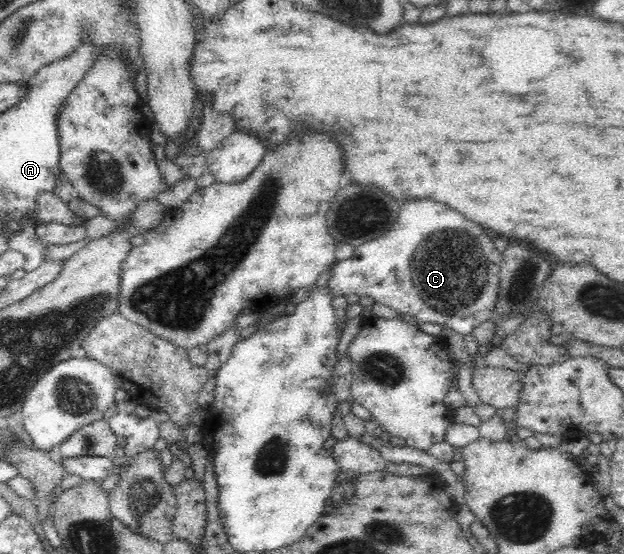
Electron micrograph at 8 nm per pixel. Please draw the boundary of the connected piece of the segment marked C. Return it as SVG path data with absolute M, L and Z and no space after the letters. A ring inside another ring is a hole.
M408 201L402 205L400 217L388 231L375 240L355 246L348 259L331 266L327 288L332 298L350 293L358 297L367 295L375 304L388 306L401 316L411 315L420 323L438 323L470 337L475 327L495 315L501 263L502 253L496 250L492 237L488 237L480 225L436 201Z

